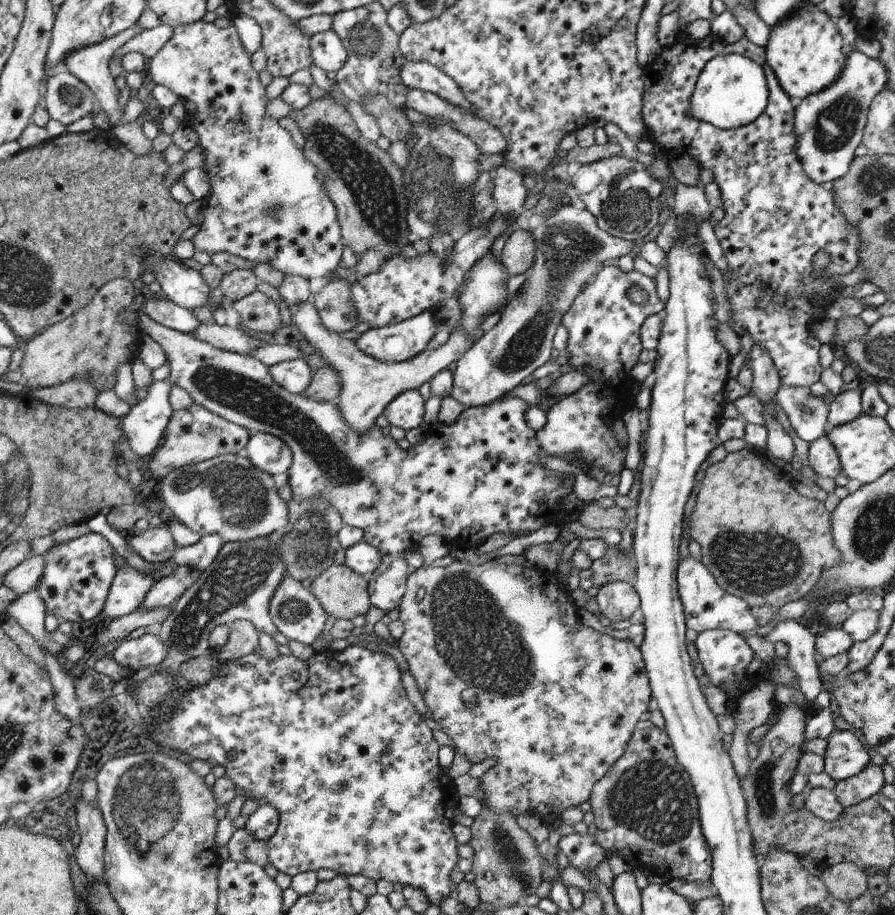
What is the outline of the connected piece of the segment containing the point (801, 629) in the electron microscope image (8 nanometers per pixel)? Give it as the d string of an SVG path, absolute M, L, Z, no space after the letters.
M788 620L778 624L768 635L766 641L781 640L790 648L787 659L789 668L796 674L796 687L804 693L808 701L814 701L823 690L823 682L815 662L815 636L808 625Z

